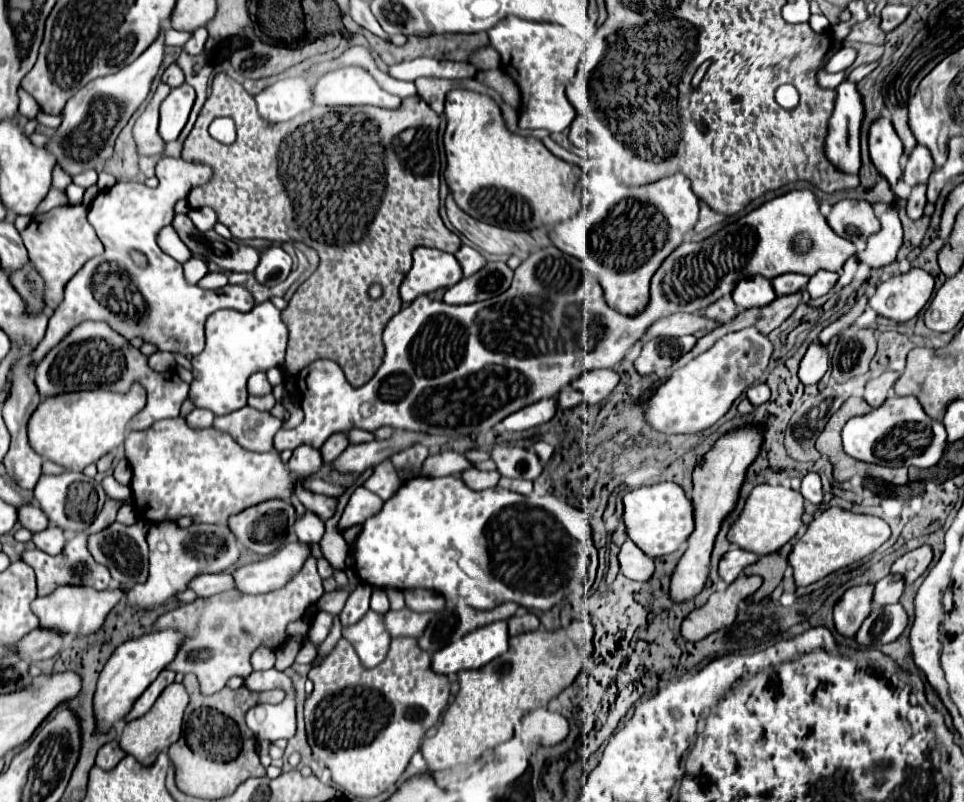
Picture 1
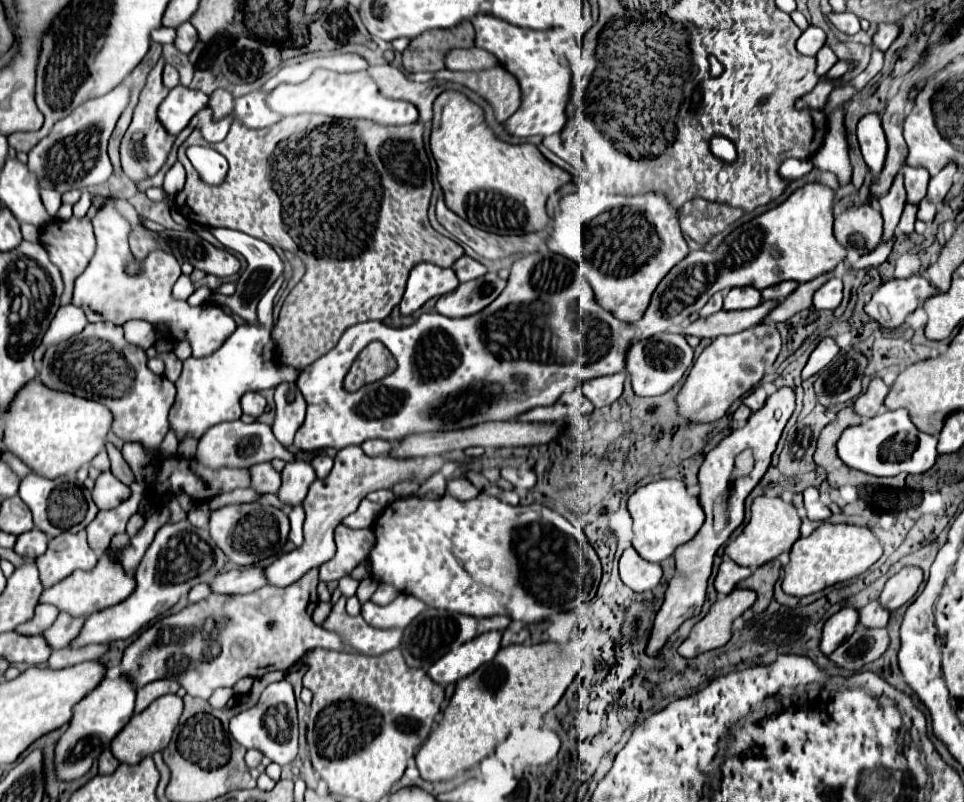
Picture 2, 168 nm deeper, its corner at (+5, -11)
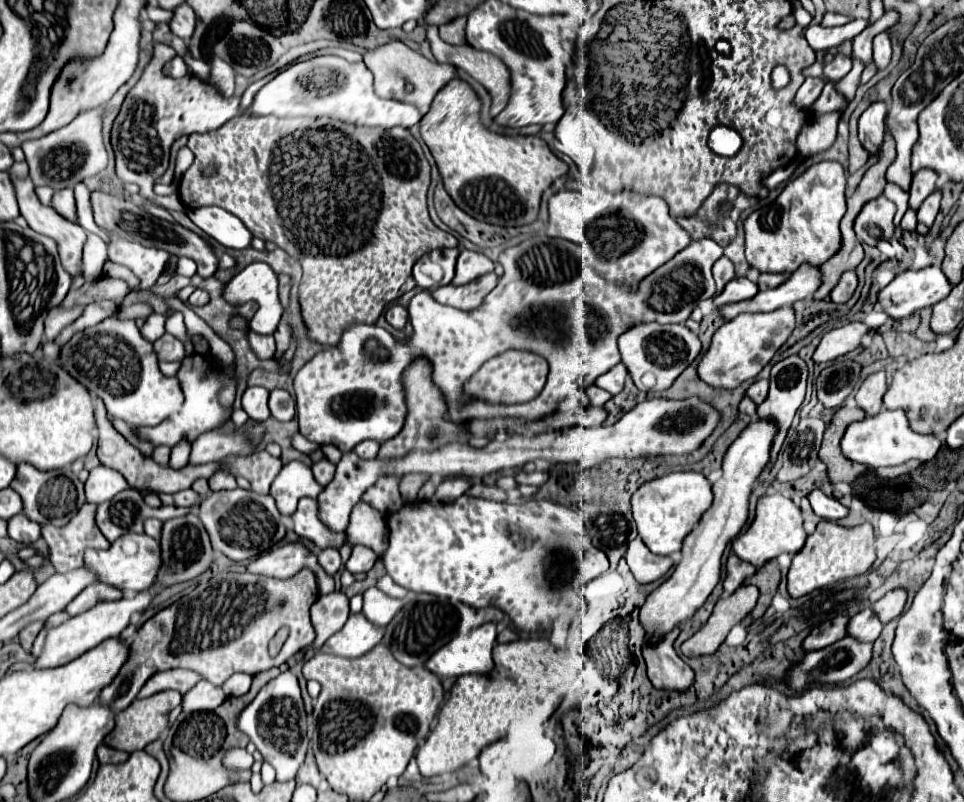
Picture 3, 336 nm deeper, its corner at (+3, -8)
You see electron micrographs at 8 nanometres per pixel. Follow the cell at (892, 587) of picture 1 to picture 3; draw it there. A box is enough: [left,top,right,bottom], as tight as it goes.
[848,608,882,642]

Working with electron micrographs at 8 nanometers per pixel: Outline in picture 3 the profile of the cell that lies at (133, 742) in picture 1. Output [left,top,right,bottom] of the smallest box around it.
[104,690,182,752]

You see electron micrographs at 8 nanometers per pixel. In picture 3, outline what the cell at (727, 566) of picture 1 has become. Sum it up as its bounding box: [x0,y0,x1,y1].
[724,554,756,594]

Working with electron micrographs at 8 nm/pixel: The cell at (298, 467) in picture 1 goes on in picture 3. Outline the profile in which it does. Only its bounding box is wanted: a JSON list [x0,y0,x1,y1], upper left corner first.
[270,462,324,516]

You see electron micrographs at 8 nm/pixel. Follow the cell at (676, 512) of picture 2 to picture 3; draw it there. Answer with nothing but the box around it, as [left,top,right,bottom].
[632,472,712,554]

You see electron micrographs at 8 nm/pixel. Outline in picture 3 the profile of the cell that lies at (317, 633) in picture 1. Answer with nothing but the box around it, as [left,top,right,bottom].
[320,614,382,658]

